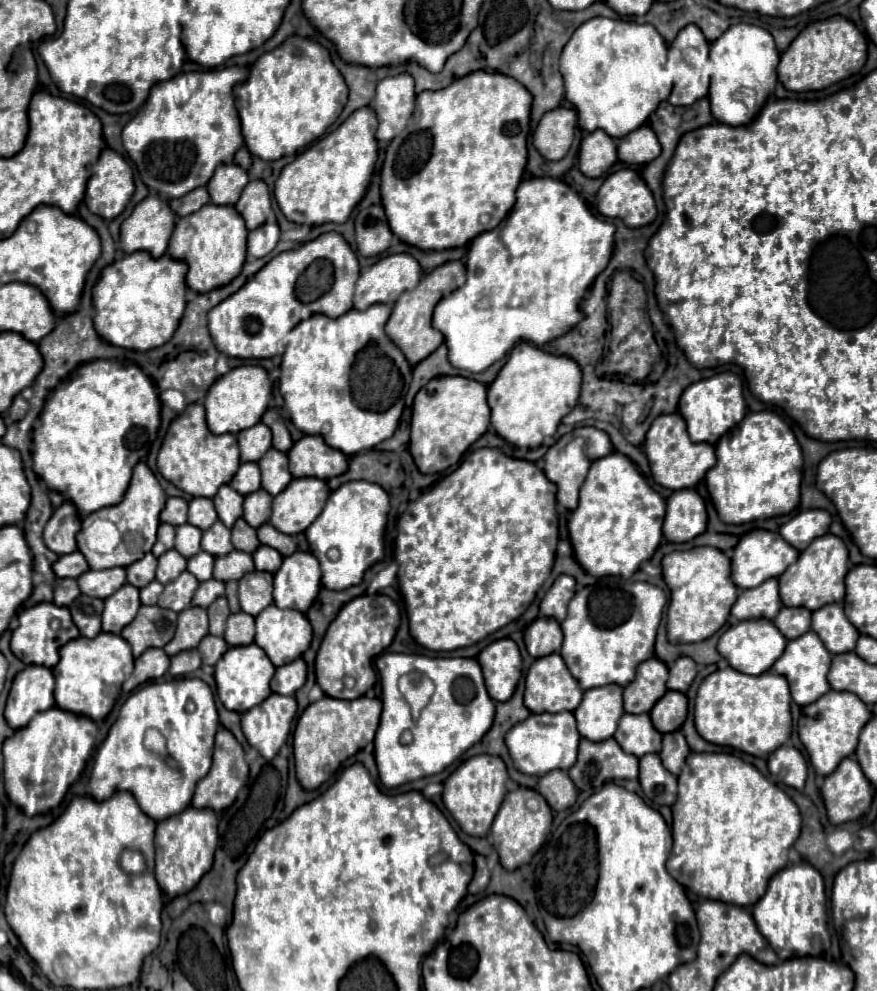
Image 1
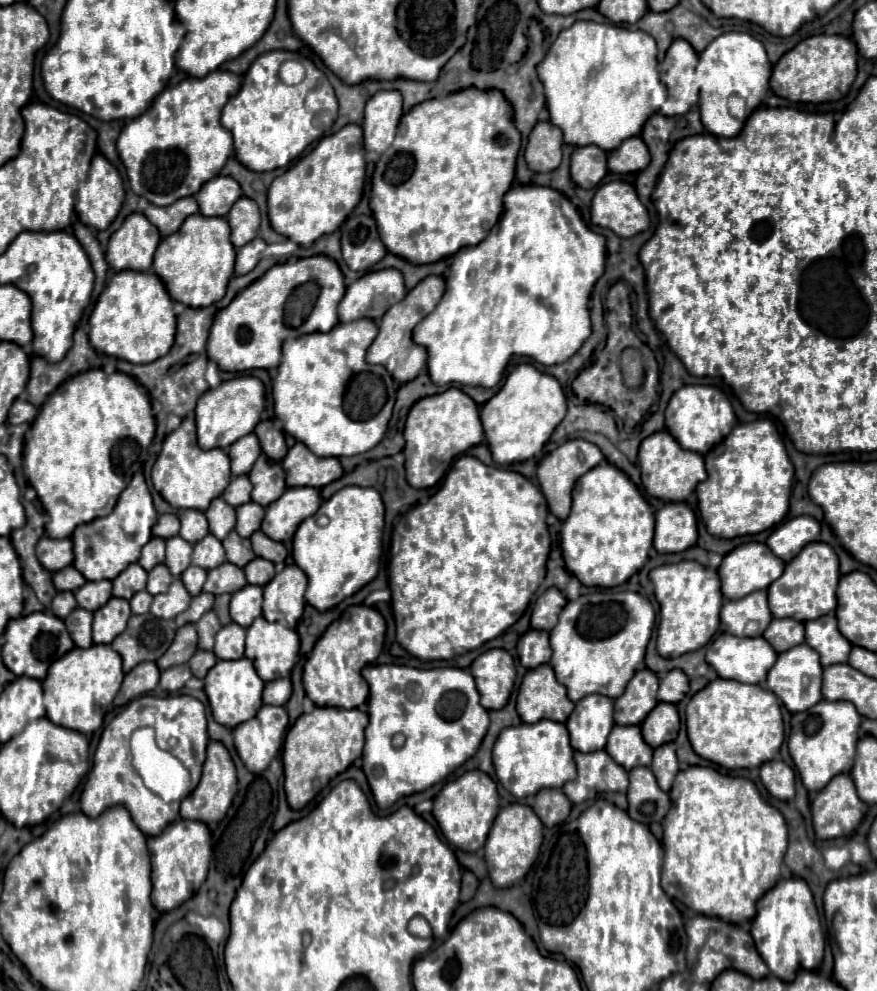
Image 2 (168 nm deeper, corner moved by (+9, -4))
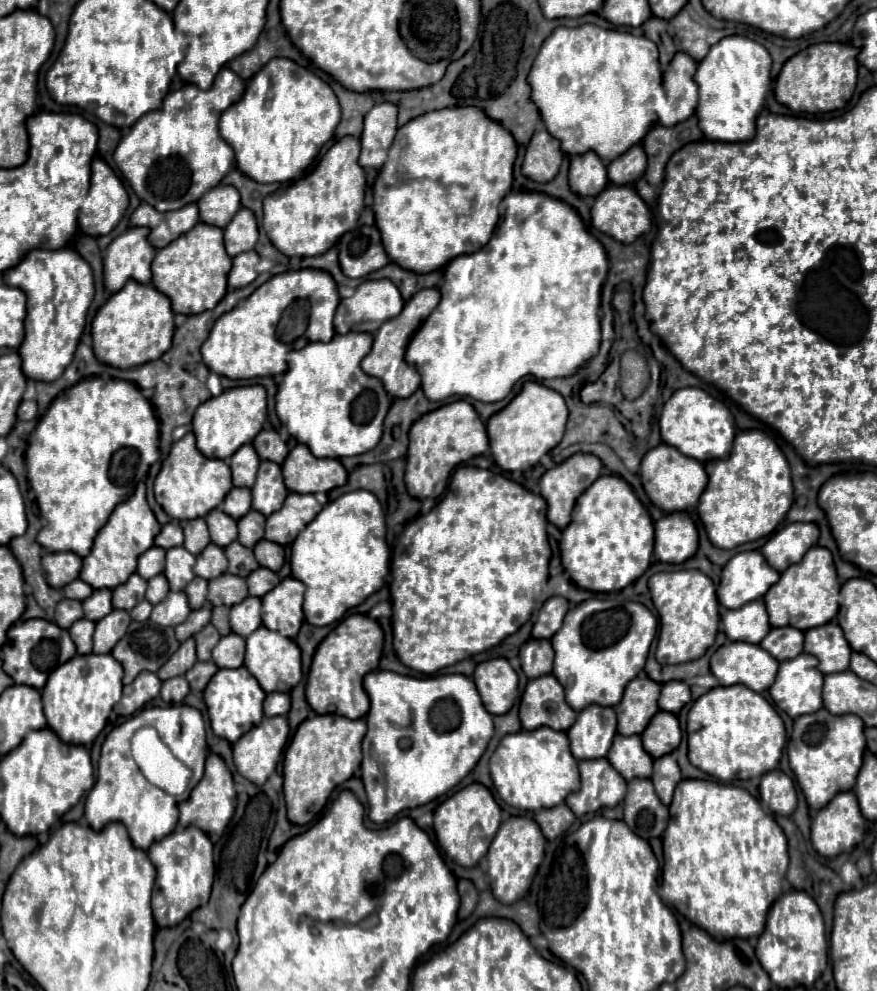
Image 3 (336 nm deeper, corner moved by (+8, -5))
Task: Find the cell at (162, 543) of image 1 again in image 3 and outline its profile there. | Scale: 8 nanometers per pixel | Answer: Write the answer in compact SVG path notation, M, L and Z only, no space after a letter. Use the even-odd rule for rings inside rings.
M151 547L149 551L145 551L139 559L139 565L137 565L137 573L145 581L163 573L163 569L165 569L165 551L161 547Z

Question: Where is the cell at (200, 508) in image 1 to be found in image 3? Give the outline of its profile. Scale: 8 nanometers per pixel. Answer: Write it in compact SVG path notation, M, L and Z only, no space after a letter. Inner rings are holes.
M205 519L185 521L183 523L183 531L185 531L185 549L189 553L193 553L193 555L199 555L211 543Z

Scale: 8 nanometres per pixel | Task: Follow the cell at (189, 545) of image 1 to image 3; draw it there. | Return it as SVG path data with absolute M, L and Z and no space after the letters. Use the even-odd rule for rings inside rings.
M173 547L167 551L165 577L169 579L171 591L183 591L187 583L195 577L193 563L195 563L195 557L185 547Z

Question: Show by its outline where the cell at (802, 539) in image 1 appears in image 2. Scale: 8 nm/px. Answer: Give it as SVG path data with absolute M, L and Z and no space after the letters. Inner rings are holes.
M796 516L776 526L766 544L778 558L790 562L806 544L816 540L820 540L818 520L814 520L812 516Z

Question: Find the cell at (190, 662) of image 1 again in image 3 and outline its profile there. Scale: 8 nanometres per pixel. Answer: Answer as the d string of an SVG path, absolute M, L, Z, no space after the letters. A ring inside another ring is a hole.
M173 677L173 679L167 679L163 681L163 687L161 687L161 699L165 703L175 703L179 705L185 695L189 693L189 683L183 679L183 677Z

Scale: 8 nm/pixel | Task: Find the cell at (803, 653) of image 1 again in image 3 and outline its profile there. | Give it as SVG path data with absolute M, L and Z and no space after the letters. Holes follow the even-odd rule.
M801 653L795 659L783 661L769 693L773 703L789 717L807 715L823 707L821 699L823 675L817 669L813 655Z

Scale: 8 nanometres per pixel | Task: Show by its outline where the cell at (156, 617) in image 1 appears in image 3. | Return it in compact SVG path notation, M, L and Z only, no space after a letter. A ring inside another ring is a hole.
M151 621L131 623L127 635L113 647L111 655L123 665L123 683L129 685L141 671L157 673L177 651L179 641L171 627L157 627Z

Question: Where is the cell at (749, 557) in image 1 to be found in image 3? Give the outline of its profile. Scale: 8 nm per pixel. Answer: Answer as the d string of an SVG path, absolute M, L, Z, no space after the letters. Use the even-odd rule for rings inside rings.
M743 551L723 567L717 599L725 609L737 609L749 601L761 599L777 579L779 573L769 567L759 551Z

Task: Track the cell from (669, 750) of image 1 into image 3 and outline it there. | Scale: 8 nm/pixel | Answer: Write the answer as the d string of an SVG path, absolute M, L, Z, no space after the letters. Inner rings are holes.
M663 755L661 759L655 759L653 763L653 775L651 775L651 781L655 785L655 791L661 799L661 803L669 805L671 799L673 799L673 791L675 791L675 785L681 781L681 771L679 771L679 765L675 761L673 755Z

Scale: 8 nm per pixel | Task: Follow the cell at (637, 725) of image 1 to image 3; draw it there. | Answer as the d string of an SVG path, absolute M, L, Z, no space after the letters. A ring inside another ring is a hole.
M615 735L613 745L607 753L609 763L619 771L619 775L629 781L629 779L649 779L653 759L651 755L641 747L639 735Z

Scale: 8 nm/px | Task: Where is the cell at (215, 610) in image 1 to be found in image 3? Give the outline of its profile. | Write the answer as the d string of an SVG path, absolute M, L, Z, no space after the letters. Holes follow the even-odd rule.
M211 623L203 631L199 631L195 635L195 641L197 641L197 659L199 661L211 661L211 651L217 645L219 639L221 639L221 635L217 633L217 629Z

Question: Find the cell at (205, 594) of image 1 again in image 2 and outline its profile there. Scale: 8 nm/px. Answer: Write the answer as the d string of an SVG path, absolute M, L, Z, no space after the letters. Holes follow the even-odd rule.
M202 592L198 596L192 598L188 610L184 610L184 614L178 614L176 616L176 626L184 626L188 622L196 622L204 612L208 612L214 604L214 594L208 594L208 592Z

